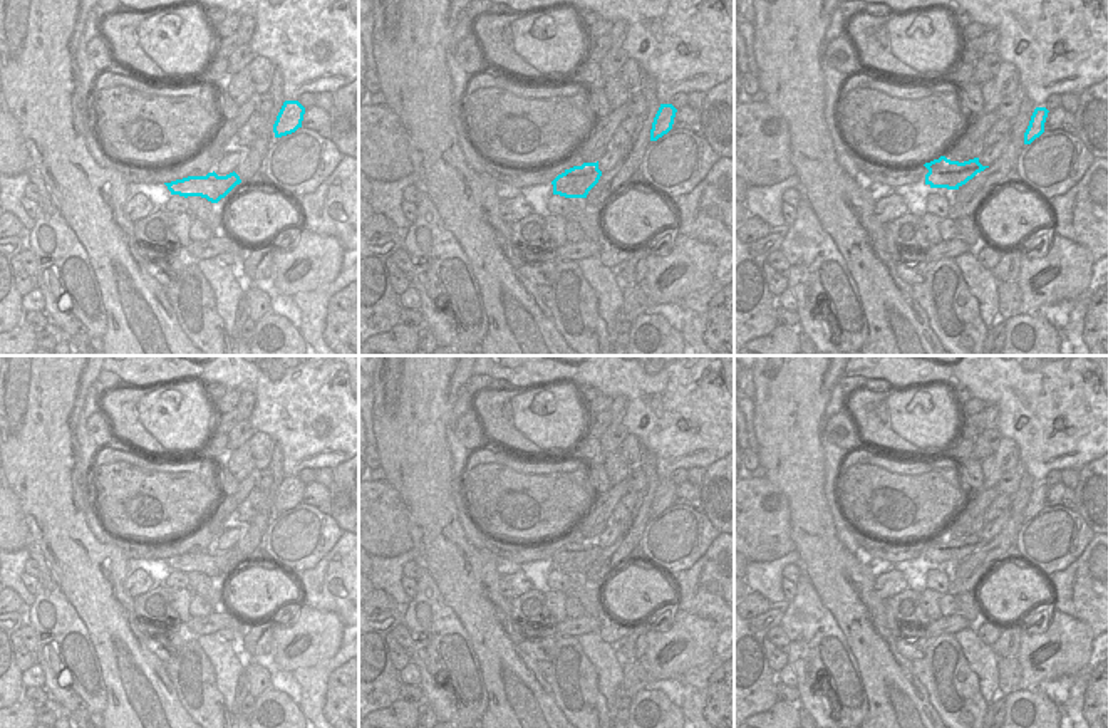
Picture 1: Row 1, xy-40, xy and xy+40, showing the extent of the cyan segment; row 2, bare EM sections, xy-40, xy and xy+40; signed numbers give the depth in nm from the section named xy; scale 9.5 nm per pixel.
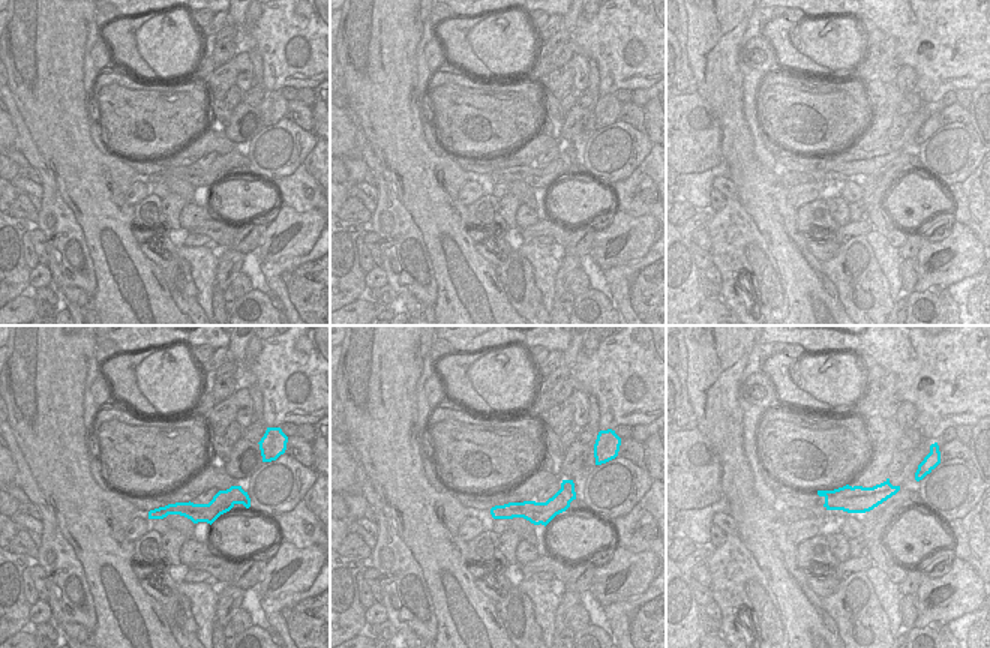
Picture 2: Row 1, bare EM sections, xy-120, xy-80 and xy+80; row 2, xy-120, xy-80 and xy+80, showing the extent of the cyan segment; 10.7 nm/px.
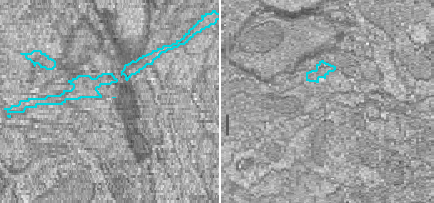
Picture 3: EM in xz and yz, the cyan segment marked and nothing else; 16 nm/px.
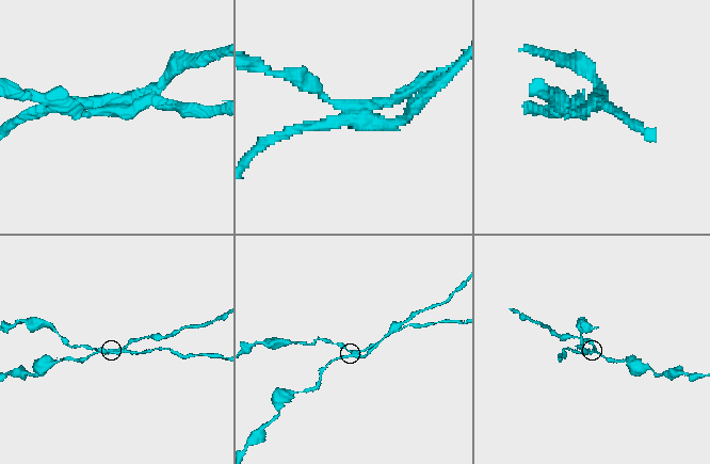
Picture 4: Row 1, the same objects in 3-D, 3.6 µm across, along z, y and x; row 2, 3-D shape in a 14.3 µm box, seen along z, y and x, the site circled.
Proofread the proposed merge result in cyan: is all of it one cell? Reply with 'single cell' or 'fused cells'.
fused cells

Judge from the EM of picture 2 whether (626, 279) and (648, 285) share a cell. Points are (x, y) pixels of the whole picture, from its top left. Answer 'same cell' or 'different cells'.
different cells

